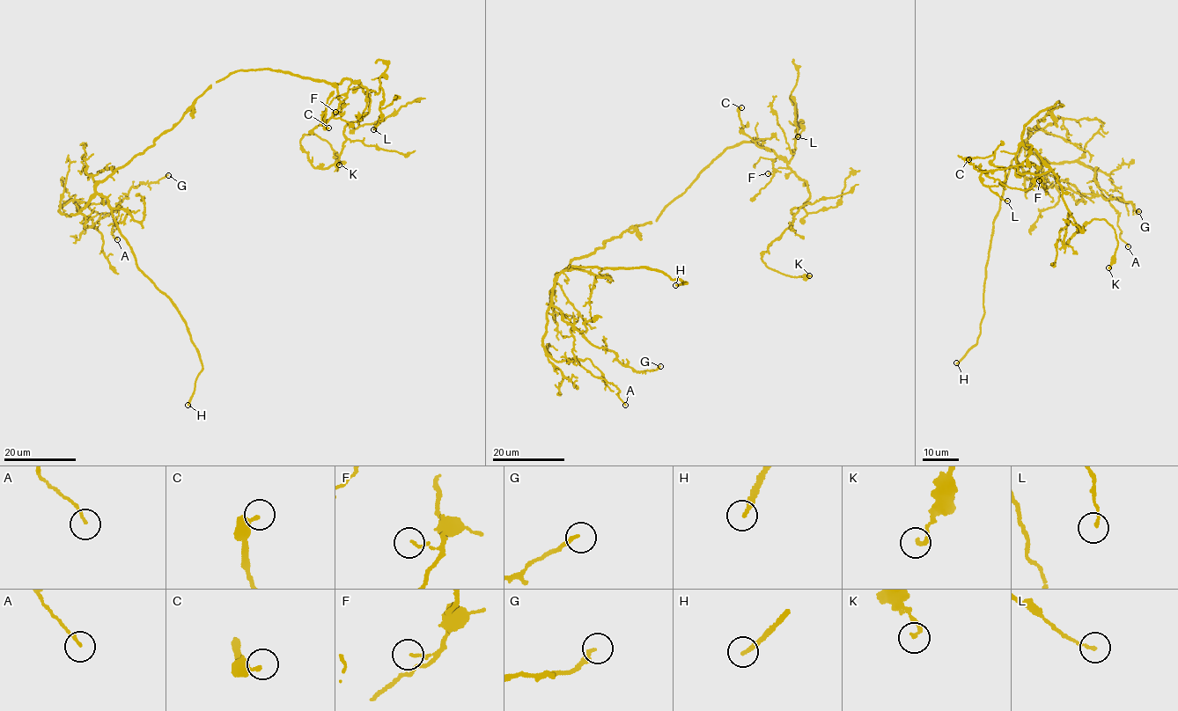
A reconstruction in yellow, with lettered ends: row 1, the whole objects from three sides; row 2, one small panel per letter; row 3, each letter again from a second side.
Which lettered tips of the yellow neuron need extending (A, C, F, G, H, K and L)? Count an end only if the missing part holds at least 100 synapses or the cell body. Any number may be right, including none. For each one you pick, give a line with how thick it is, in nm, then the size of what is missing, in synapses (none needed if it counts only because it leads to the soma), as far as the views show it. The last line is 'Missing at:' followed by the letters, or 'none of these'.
H: calibre 170 nm
Missing at: H

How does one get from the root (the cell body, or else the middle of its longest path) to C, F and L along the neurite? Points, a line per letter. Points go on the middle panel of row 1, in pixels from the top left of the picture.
C: (656, 221), (666, 207), (726, 149), (756, 138), (763, 147), (740, 131), (741, 107)
F: (656, 221), (666, 207), (726, 149), (747, 142), (771, 149), (776, 157), (772, 164), (775, 172), (768, 173)
L: (656, 221), (726, 149), (756, 142), (789, 162), (797, 128), (791, 97), (798, 136)

